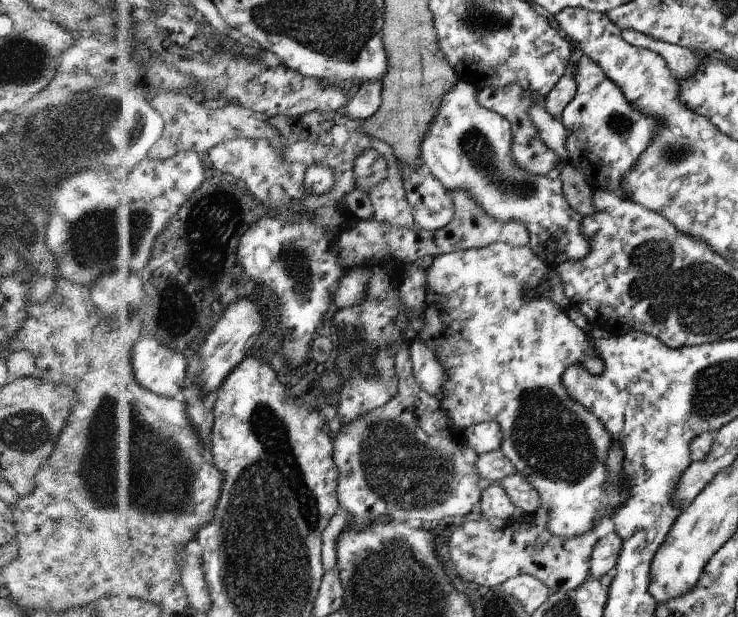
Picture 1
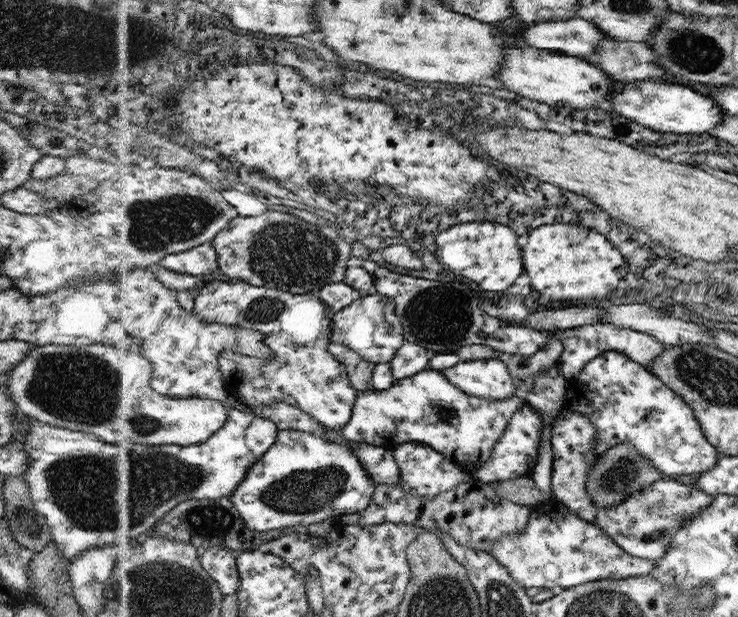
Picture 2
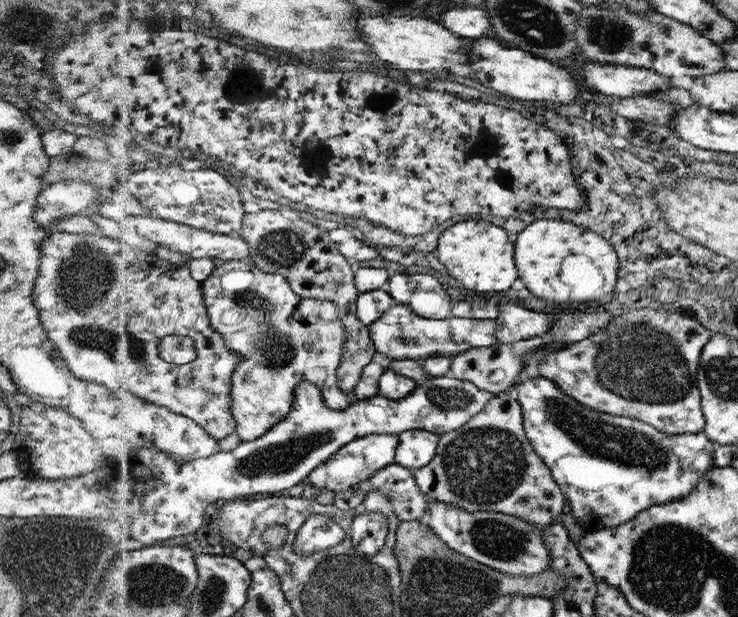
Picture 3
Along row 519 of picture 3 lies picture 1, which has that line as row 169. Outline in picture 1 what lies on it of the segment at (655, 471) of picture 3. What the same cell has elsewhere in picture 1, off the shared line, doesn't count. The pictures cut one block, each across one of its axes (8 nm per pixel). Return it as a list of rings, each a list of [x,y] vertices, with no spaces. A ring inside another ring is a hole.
[[[577,54],[574,64],[576,92],[560,115],[567,132],[568,157],[565,162],[584,177],[591,190],[611,192],[617,199],[627,199],[622,179],[636,166],[645,148],[652,142],[657,128],[655,116],[641,114],[601,67],[582,54]]]

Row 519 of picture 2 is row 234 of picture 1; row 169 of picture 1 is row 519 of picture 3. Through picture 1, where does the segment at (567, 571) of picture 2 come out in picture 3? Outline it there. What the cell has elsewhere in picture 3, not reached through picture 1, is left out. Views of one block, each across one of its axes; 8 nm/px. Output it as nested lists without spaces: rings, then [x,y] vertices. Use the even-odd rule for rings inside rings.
[[[430,500],[427,503],[427,511],[423,522],[433,530],[452,552],[461,553],[469,560],[484,564],[485,566],[504,572],[506,575],[523,575],[525,577],[537,575],[537,573],[549,569],[549,550],[545,548],[543,531],[539,531],[533,524],[525,523],[519,518],[497,512],[466,512],[465,509],[445,502]]]

